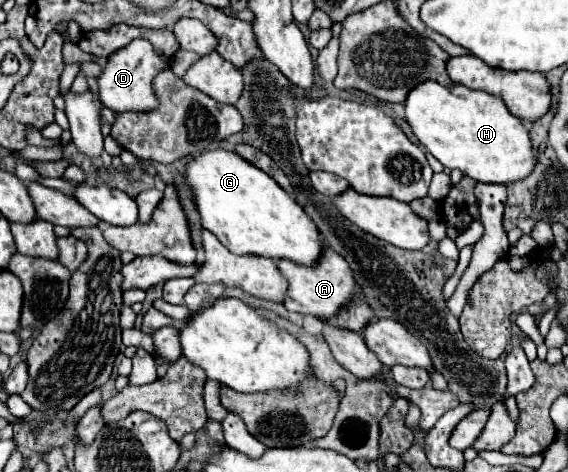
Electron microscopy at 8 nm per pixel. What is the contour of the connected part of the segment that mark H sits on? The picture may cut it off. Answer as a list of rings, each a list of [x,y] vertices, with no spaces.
[[[436,81],[418,83],[406,97],[406,121],[418,141],[444,167],[460,169],[480,183],[512,183],[534,169],[534,151],[526,127],[514,117],[502,99],[466,89],[464,85],[444,87]]]

